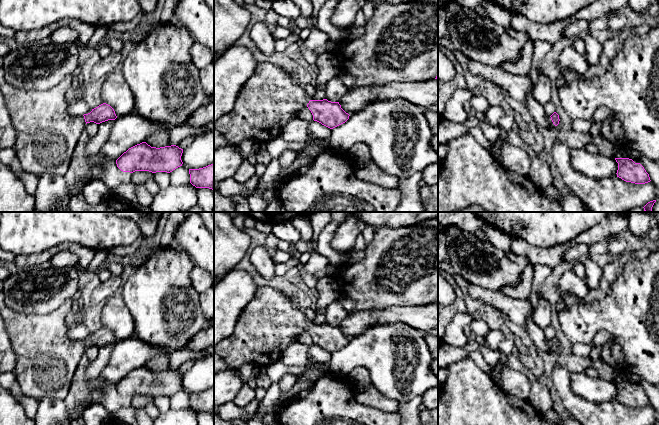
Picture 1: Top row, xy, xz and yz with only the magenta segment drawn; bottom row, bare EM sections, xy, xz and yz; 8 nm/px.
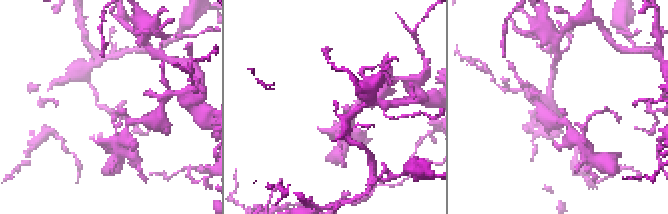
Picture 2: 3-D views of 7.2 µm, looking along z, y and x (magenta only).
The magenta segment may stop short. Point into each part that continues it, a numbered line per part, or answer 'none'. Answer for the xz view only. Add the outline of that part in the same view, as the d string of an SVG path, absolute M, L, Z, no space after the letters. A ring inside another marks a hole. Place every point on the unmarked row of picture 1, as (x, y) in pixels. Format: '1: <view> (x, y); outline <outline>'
1: xz (271, 322); outline M259 286L253 299L239 315L232 334L221 340L214 347L214 351L231 368L250 364L264 370L279 361L283 351L296 342L299 335L306 331L310 324L302 308L283 292L269 286Z

